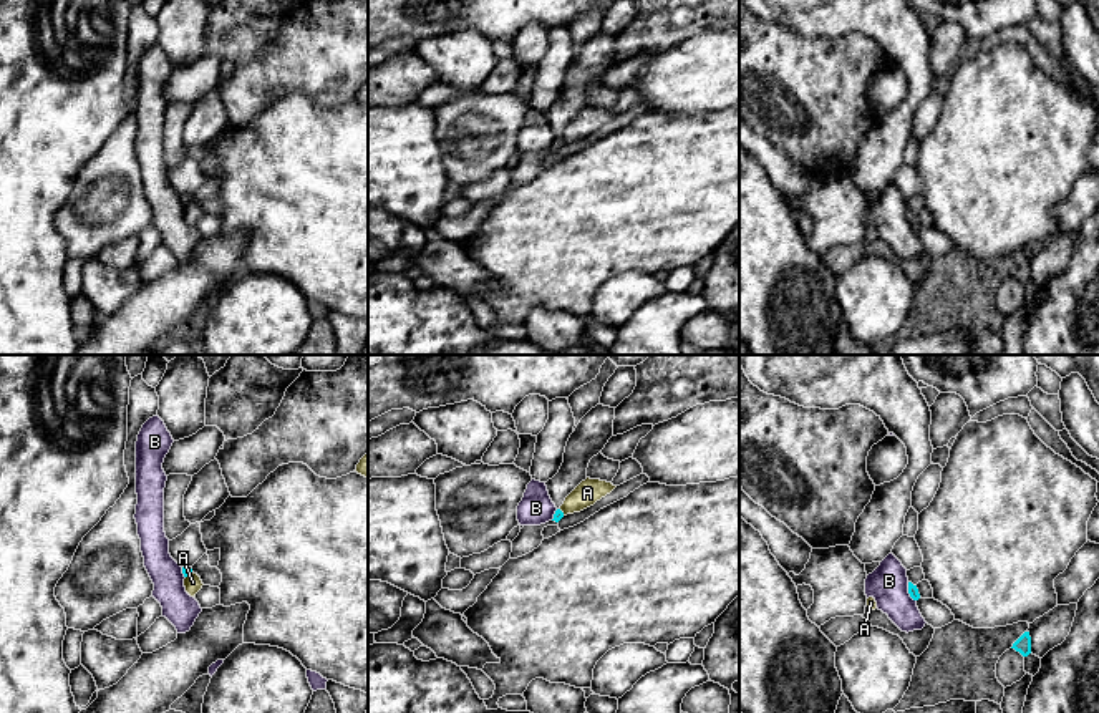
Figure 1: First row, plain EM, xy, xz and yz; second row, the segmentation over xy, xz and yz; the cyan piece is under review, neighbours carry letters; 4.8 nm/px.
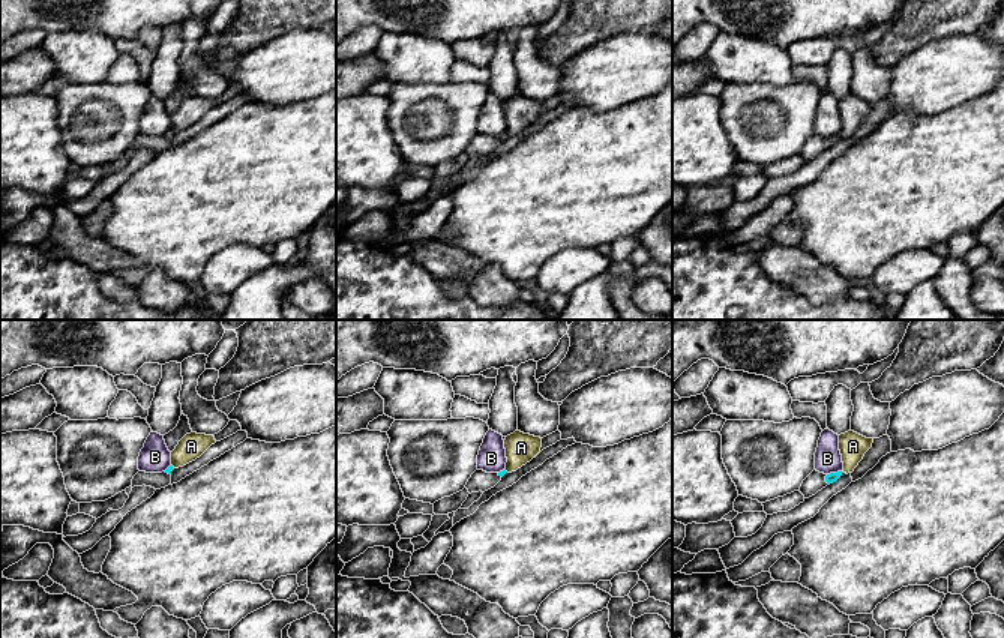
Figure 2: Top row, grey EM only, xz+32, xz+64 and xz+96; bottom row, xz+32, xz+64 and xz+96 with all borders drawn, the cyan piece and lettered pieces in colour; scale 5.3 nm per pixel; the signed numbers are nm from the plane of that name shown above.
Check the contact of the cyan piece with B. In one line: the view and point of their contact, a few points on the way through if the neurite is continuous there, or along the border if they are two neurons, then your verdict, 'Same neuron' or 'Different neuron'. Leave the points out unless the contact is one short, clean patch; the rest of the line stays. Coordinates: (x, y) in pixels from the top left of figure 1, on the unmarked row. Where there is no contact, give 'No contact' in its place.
Touches cyan at yz (909, 221). Boundary: yz (907, 211), (907, 221), (915, 229). Different neuron

